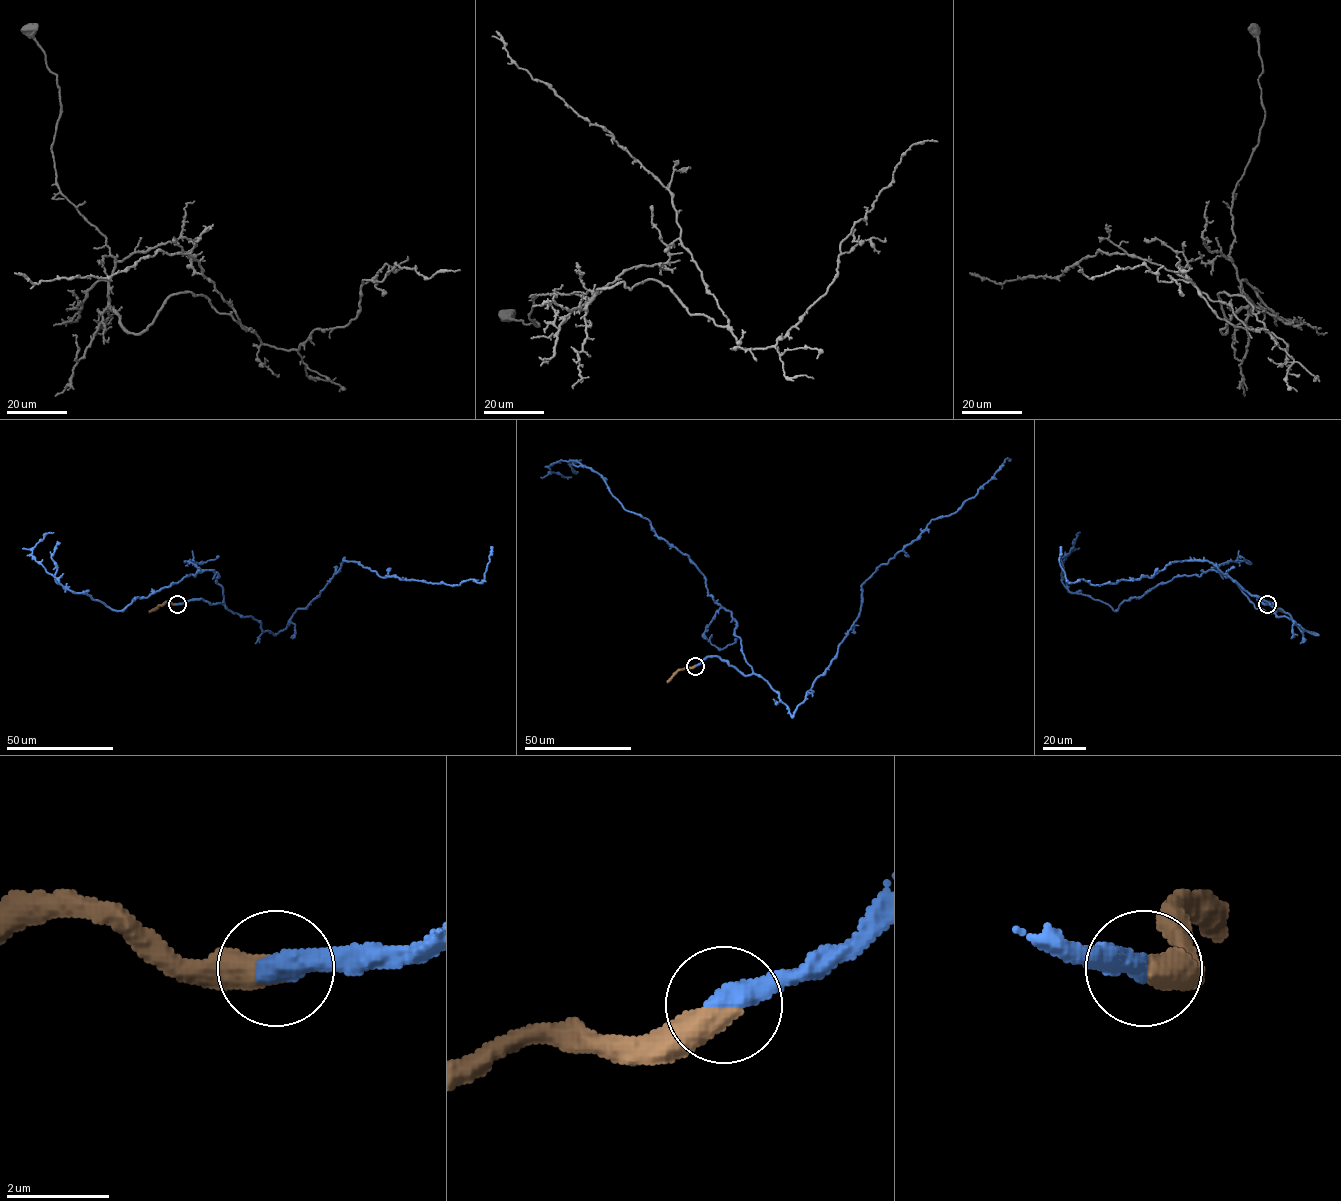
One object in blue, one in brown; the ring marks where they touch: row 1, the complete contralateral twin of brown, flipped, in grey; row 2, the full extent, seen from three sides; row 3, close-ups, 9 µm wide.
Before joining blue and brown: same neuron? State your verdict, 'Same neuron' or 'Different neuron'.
Same neuron

